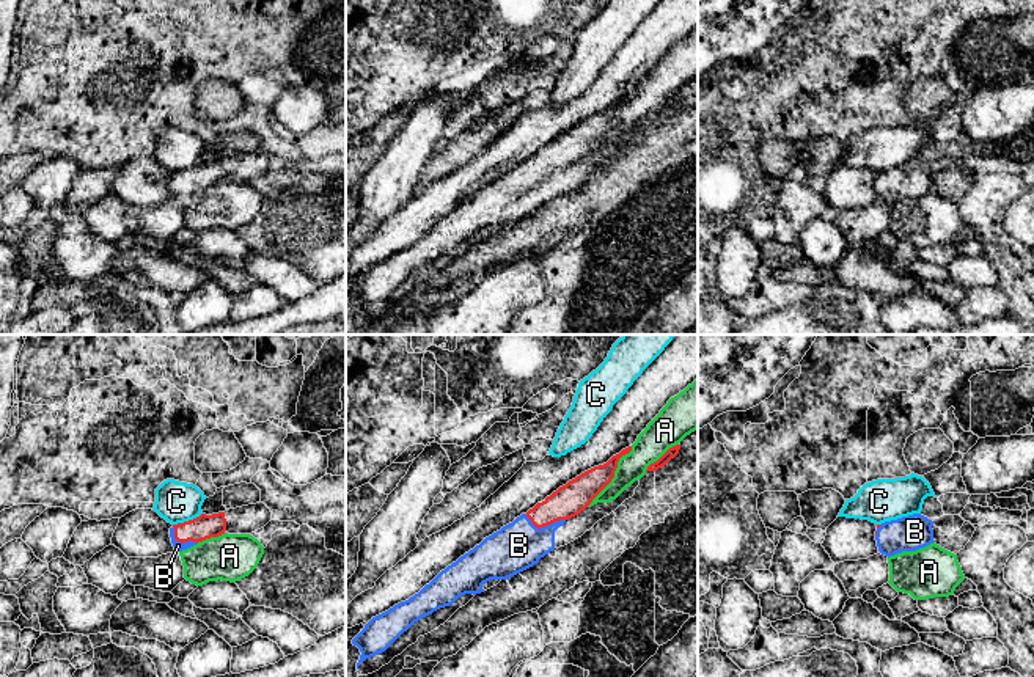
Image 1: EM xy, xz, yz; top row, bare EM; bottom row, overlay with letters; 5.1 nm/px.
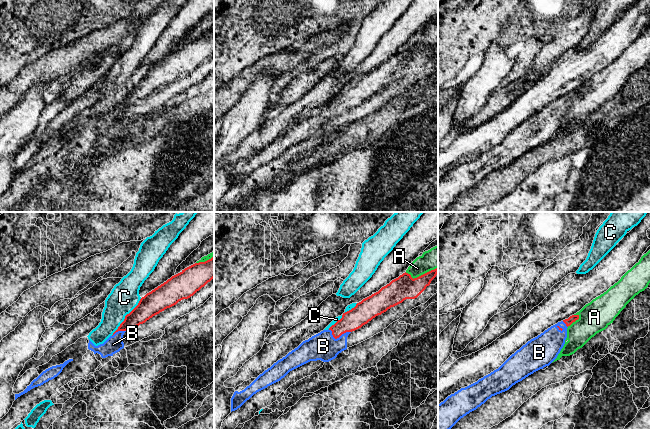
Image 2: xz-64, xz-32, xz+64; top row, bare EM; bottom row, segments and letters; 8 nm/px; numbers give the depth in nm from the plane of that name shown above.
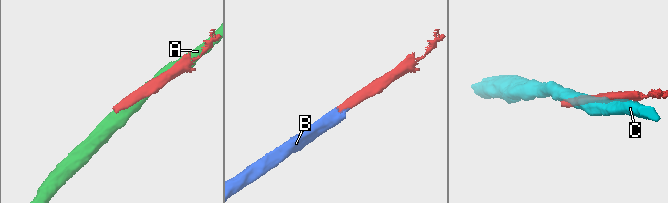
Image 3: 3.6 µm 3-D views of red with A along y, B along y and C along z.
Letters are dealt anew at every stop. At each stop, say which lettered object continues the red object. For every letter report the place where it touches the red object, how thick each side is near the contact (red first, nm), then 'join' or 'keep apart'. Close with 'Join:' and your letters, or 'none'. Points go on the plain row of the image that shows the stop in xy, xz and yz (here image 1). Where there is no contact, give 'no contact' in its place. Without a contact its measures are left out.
A: meets red in xz at (613, 124); 160 nm thick on the red side, 160 nm on the other; keep apart
B: meets red in xz at (544, 173); 160 nm thick on the red side, 240 nm on the other; join
C: meets red in xy at (189, 168); 130 nm thick on the red side, 220 nm on the other; keep apart
Join: B

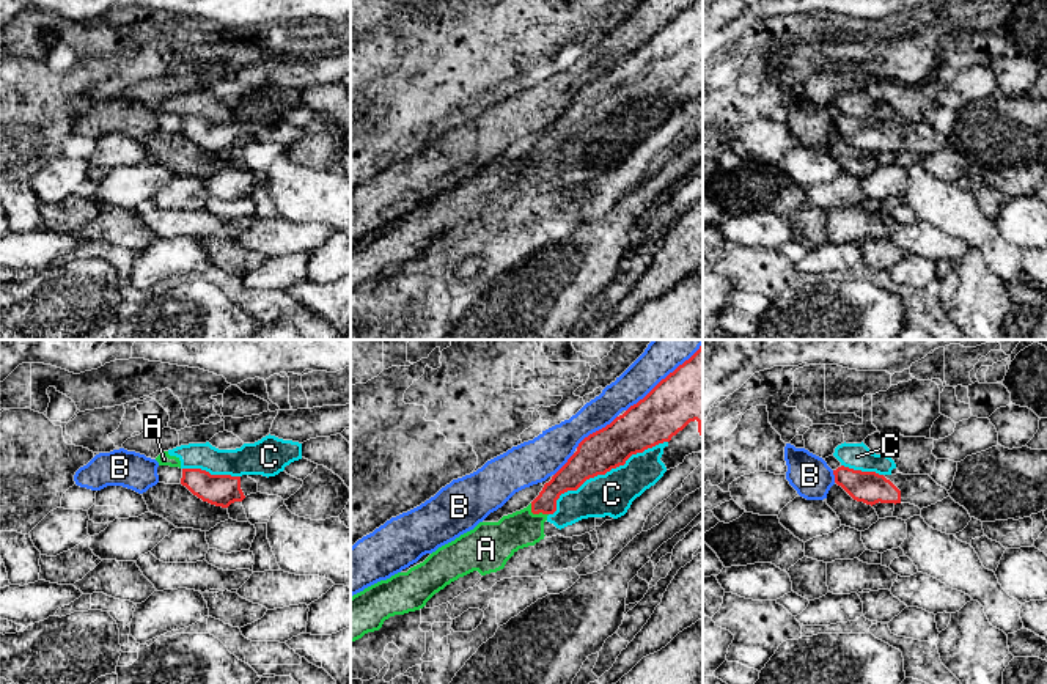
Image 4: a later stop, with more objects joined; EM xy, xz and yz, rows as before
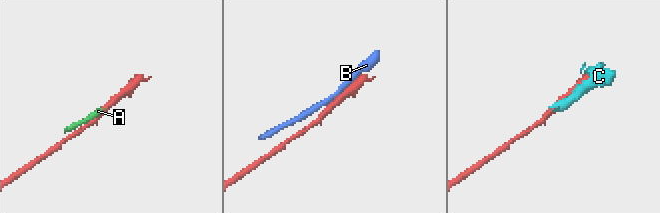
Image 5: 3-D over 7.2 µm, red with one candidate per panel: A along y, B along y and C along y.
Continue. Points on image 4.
A: meets red in xz at (536, 161); 140 nm thick on the red side, 200 nm on the other; keep apart
B: meets red in xz at (662, 27); 320 nm thick on the red side, 170 nm on the other; keep apart
C: meets red in xz at (602, 121); 220 nm thick on the red side, 220 nm on the other; keep apart
Join: none

